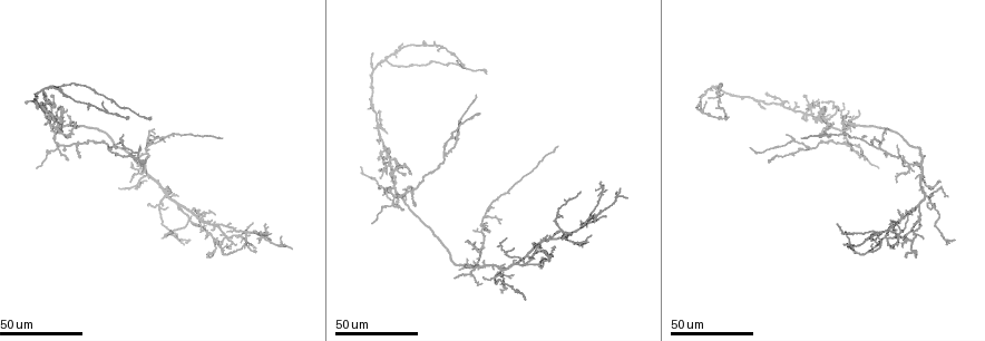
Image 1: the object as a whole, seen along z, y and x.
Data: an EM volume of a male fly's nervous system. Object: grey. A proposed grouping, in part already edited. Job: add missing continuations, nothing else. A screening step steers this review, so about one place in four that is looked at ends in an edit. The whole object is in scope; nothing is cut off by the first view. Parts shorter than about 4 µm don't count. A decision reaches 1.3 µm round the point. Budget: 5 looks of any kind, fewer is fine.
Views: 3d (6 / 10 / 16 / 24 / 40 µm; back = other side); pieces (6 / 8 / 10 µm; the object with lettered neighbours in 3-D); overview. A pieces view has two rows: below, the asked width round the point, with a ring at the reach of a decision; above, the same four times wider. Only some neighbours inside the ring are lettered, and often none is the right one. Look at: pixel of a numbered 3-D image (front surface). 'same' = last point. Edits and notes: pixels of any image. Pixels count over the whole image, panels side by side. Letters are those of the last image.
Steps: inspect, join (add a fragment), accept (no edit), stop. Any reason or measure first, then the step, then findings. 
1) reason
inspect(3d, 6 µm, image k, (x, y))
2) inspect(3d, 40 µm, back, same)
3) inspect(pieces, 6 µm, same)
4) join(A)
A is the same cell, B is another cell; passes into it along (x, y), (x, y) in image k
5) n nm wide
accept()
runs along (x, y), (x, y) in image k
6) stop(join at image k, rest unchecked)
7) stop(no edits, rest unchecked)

branch stops here
inspect(3d, 24 µm, image 1, (879, 169))

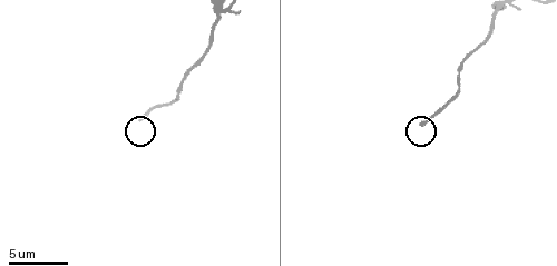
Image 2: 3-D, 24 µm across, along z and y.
what lies round it
inspect(pieces, 6 µm, image 2, (139, 117))

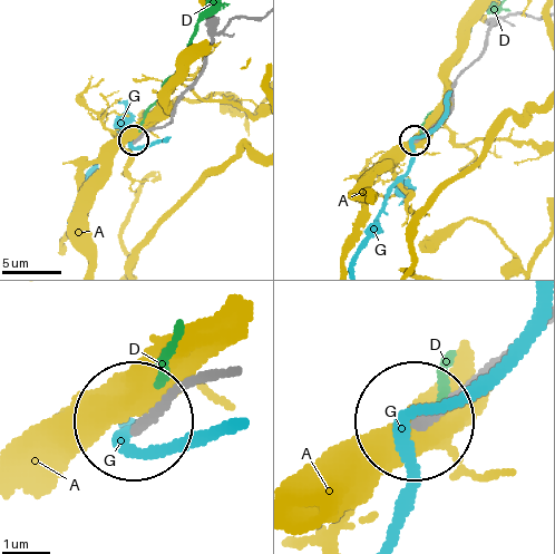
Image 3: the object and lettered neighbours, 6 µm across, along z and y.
accept()
A, D and G are other cells; runs along (202, 373), (145, 414) in image 3; no lettered fragment goes on from it

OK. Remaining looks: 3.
tapers out
inspect(3d, 24 µm, image 1, (458, 268))

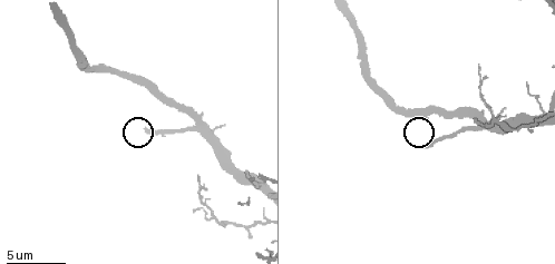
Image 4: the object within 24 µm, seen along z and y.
inspect(pieces, 10 µm, image 4, (425, 148))

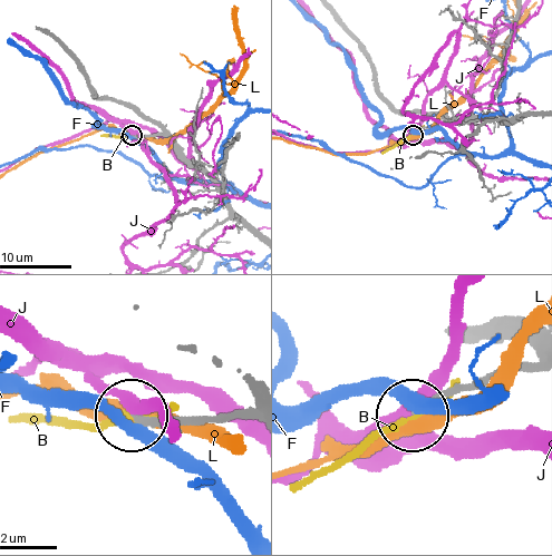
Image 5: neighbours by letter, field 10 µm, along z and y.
200 nm wide
accept()
B, F, J and L are other cells; no lettered fragment goes on from it

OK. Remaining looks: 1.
stop(no edits, rest unchecked)

